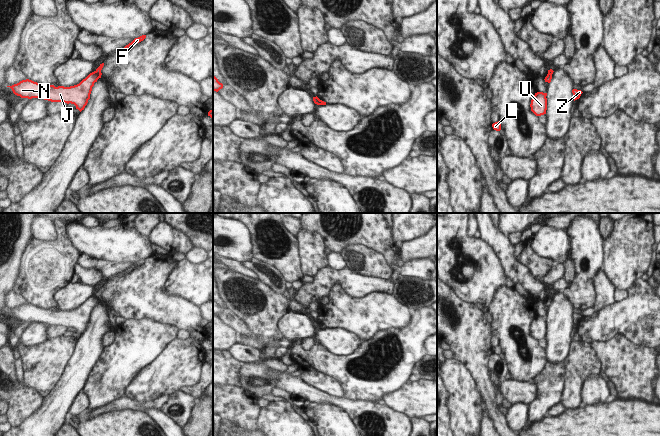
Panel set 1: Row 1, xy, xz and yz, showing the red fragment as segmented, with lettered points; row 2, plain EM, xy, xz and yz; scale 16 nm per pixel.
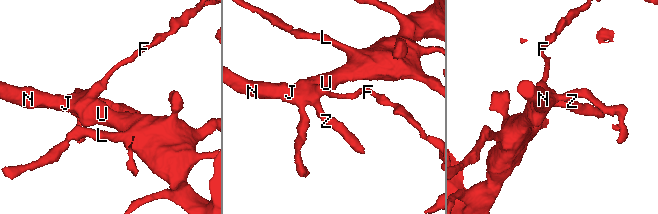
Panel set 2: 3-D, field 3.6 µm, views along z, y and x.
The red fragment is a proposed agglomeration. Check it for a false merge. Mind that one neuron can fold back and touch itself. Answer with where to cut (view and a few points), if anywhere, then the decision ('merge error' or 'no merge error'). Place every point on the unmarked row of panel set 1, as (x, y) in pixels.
cut in xy along (94, 295), (100, 300); merge error

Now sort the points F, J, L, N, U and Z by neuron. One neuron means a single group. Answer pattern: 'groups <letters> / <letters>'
groups F / J L N U Z

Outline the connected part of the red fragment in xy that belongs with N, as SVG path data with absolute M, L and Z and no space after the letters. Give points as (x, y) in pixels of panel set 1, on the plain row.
M94 295L79 308L70 311L46 310L29 303L22 304L17 308L7 311L10 311L13 317L21 322L40 322L51 326L71 327L81 336L90 323L94 307L97 306L99 302L101 302L101 300Z

